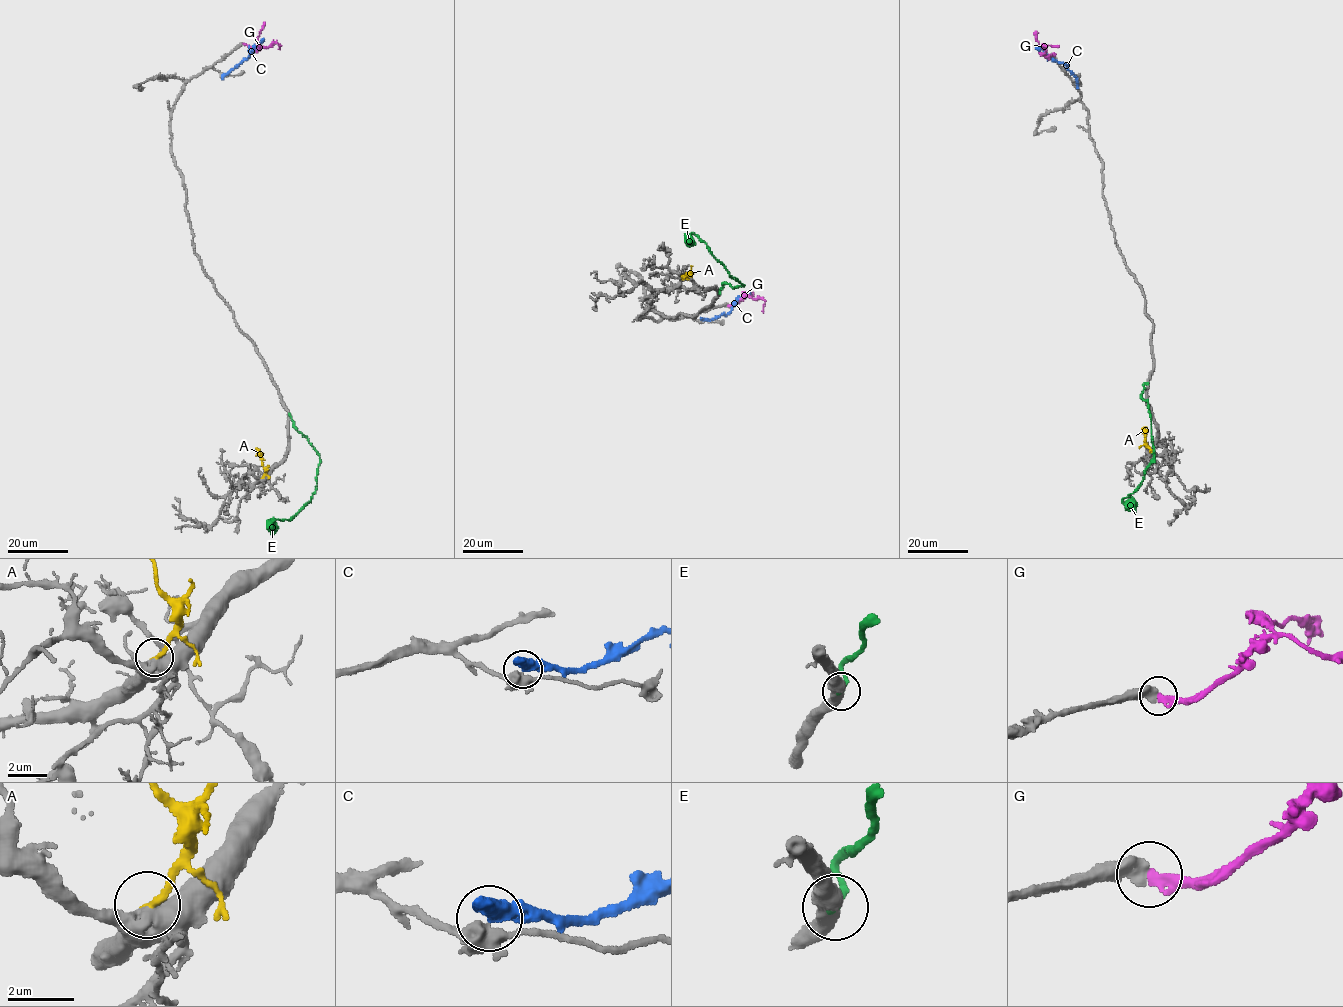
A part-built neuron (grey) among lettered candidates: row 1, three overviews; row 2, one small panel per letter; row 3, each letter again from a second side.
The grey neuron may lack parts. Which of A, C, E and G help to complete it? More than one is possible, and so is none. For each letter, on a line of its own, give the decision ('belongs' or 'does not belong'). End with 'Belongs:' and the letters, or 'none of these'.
A: does not belong
C: does not belong
E: does not belong
G: belongs
Belongs: G

